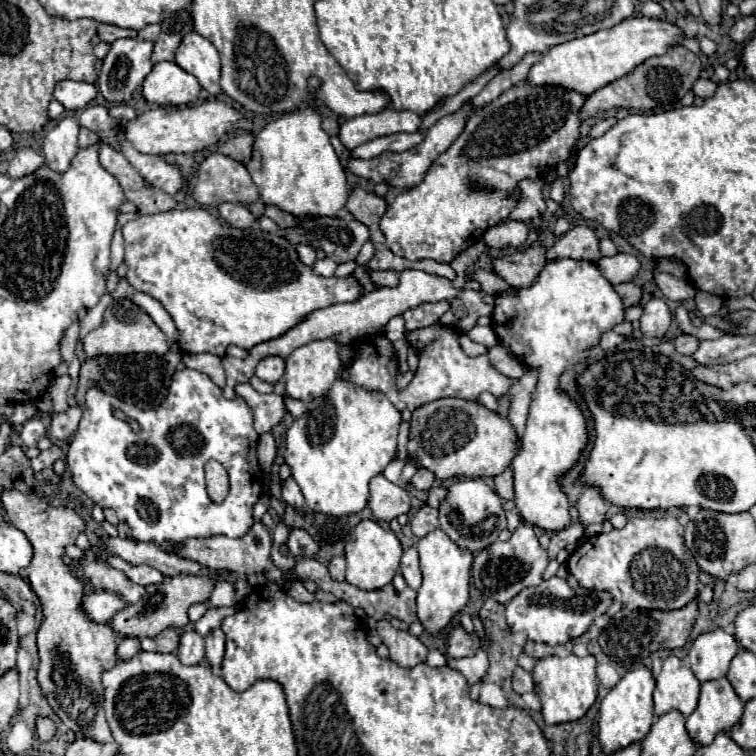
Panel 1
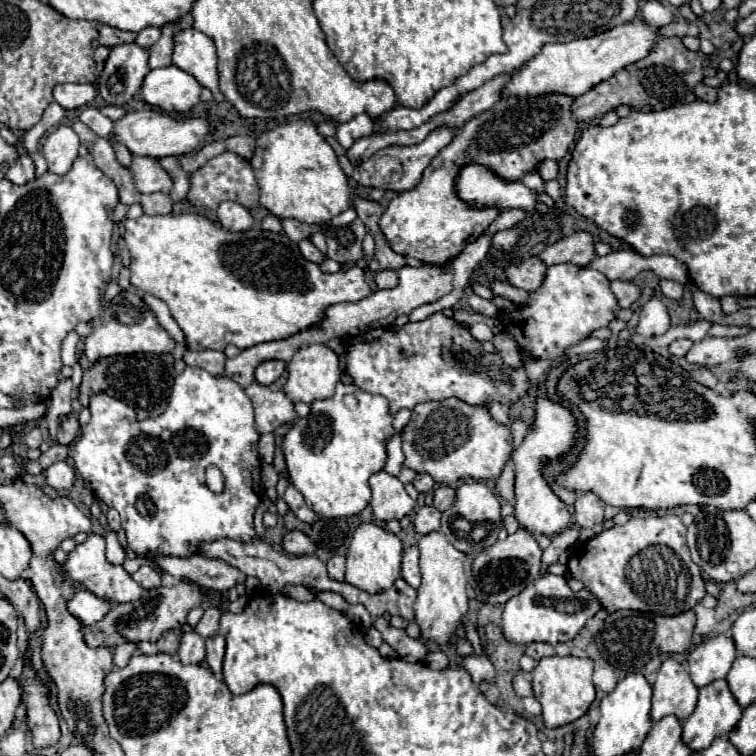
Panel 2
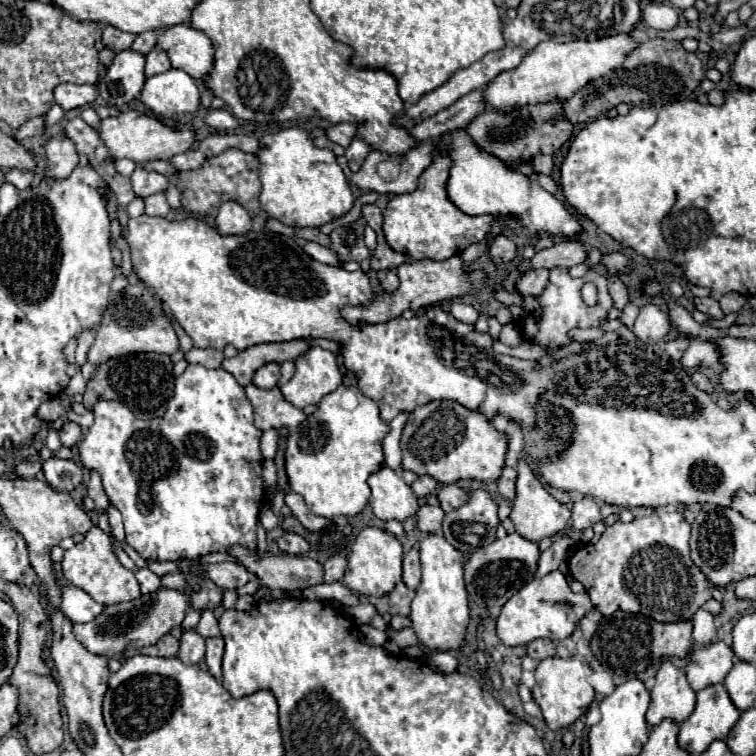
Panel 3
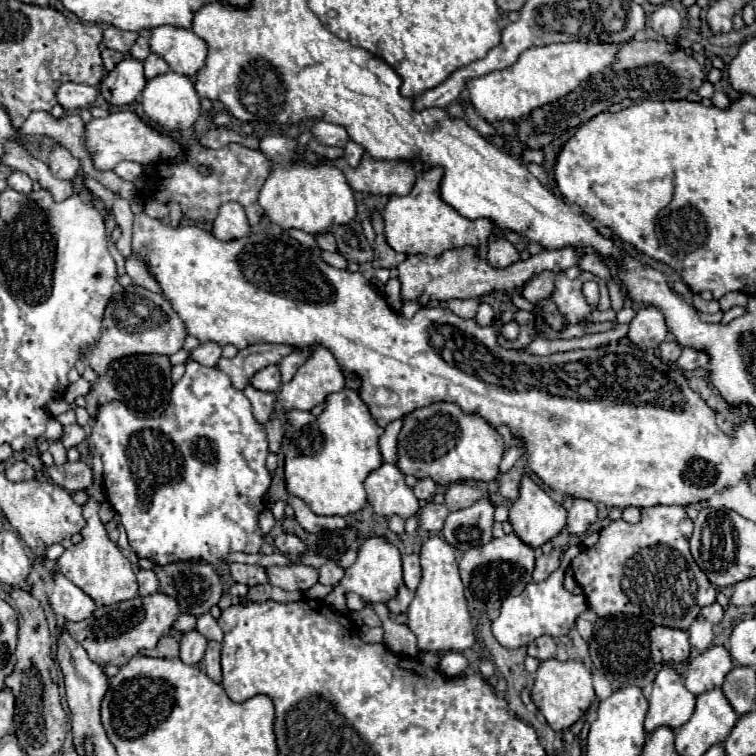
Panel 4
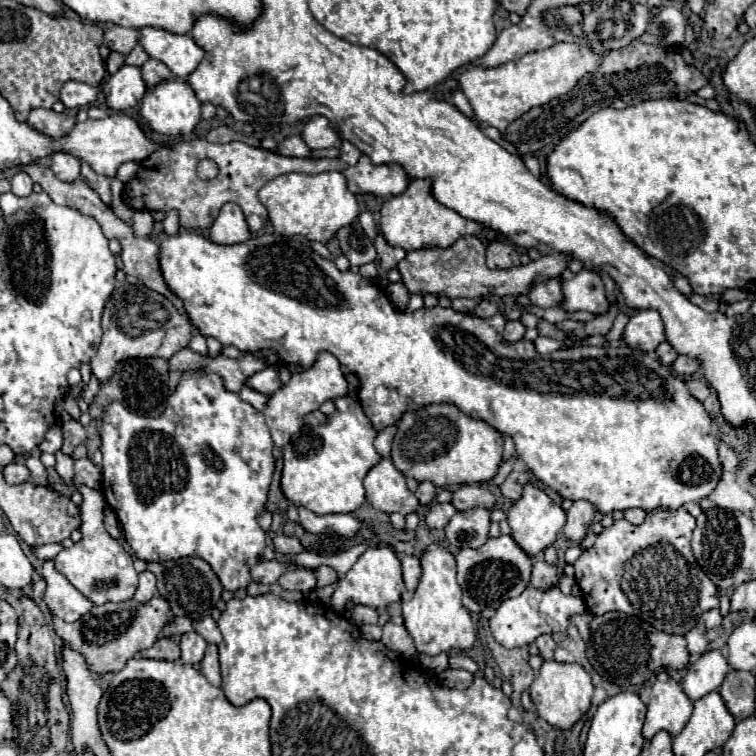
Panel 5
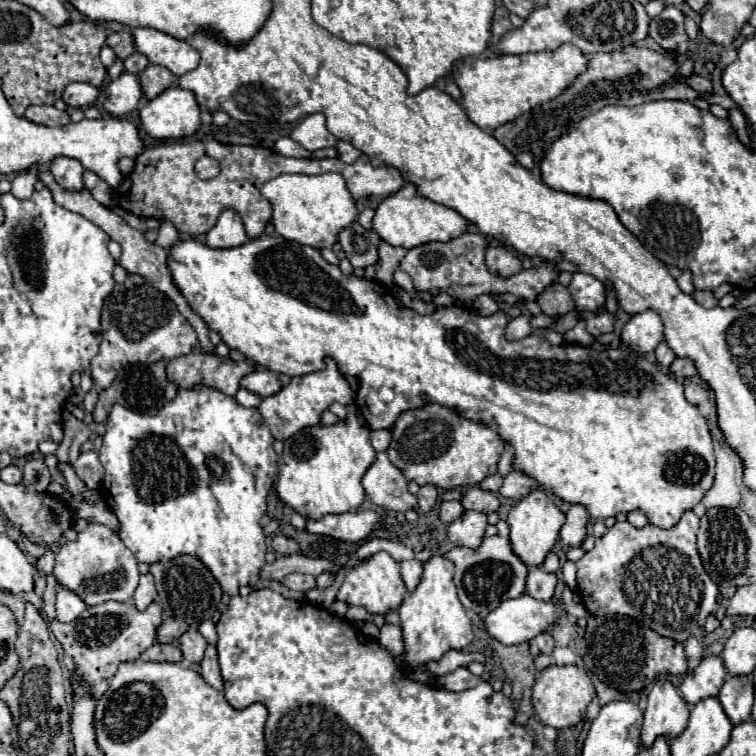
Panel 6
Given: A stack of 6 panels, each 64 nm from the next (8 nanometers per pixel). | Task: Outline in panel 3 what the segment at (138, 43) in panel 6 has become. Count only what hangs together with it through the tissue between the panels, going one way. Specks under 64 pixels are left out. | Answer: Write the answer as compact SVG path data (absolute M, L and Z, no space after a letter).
M180 24L166 28L160 32L156 48L168 54L172 68L184 70L198 82L202 82L204 74L212 70L212 42L190 26Z

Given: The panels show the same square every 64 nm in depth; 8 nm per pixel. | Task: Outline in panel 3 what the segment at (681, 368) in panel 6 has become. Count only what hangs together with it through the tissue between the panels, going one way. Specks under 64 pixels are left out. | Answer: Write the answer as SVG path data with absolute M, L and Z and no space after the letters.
M692 340L688 350L684 352L684 356L680 358L684 368L710 368L714 364L718 364L718 350L716 344L712 342L704 342L704 340Z

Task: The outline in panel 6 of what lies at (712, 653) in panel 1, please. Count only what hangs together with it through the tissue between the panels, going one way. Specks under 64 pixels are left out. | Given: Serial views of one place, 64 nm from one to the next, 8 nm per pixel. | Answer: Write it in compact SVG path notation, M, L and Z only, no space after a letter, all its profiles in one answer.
M708 656L704 658L692 672L688 672L680 684L682 698L694 706L704 698L718 696L722 684L724 684L726 672L720 656Z

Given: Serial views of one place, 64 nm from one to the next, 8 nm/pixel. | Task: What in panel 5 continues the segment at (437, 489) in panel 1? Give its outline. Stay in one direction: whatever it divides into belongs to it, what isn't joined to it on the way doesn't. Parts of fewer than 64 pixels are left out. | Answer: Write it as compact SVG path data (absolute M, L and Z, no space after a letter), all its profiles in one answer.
M460 486L458 490L454 490L454 500L452 504L458 510L468 510L468 508L488 508L492 510L496 504L496 498L492 496L492 492L488 488L482 486Z

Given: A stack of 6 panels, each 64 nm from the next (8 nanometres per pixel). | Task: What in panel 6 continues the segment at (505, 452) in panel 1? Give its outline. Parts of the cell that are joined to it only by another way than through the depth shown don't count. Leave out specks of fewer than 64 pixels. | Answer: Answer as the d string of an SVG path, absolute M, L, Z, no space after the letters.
M426 404L402 412L390 432L392 440L386 454L402 470L406 480L414 480L420 486L432 484L442 490L478 486L486 476L496 472L498 458L504 452L504 442L492 428L466 420L442 404Z

